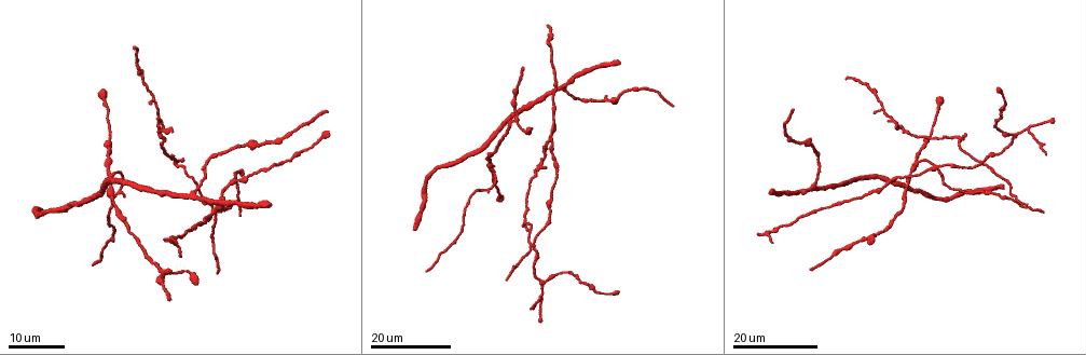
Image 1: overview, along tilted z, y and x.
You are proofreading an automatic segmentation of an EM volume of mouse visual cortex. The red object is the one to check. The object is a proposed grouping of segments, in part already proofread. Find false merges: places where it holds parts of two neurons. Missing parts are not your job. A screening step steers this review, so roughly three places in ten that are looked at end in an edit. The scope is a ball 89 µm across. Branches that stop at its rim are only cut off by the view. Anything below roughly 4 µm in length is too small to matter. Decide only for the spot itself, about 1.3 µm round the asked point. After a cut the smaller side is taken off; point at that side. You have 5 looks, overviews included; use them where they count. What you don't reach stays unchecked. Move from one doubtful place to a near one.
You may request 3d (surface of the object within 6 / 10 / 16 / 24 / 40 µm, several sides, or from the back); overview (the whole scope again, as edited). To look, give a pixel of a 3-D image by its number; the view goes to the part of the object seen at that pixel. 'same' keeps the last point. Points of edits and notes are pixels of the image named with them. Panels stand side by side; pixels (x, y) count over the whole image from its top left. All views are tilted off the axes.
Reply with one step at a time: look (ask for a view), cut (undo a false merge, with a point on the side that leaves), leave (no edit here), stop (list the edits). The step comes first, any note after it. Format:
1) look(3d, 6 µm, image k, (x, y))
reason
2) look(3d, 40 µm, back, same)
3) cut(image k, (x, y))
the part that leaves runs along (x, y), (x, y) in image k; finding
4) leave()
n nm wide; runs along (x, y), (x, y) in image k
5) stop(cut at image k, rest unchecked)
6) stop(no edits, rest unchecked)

look(3d, 24 µm, image 1, (1028, 127))
three arms meet

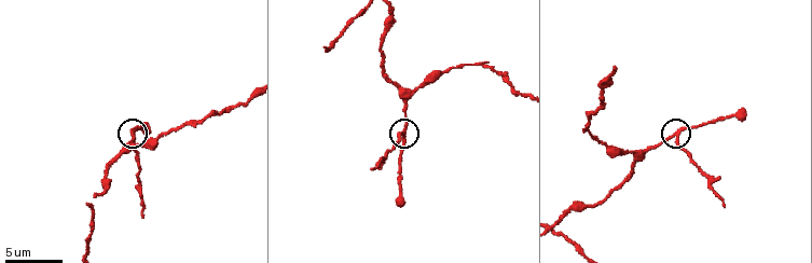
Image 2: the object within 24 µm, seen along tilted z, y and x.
look(3d, 6 µm, image 2, (675, 138))

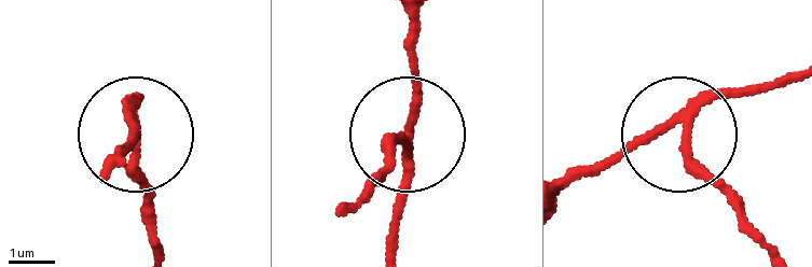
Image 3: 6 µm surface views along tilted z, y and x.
cut(image 3, (149, 191))
side arm 7 µm; the part that leaves runs along (686, 131), (689, 162), (766, 251) in image 3; a second neuron is stuck on

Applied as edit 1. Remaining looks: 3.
look(overview)

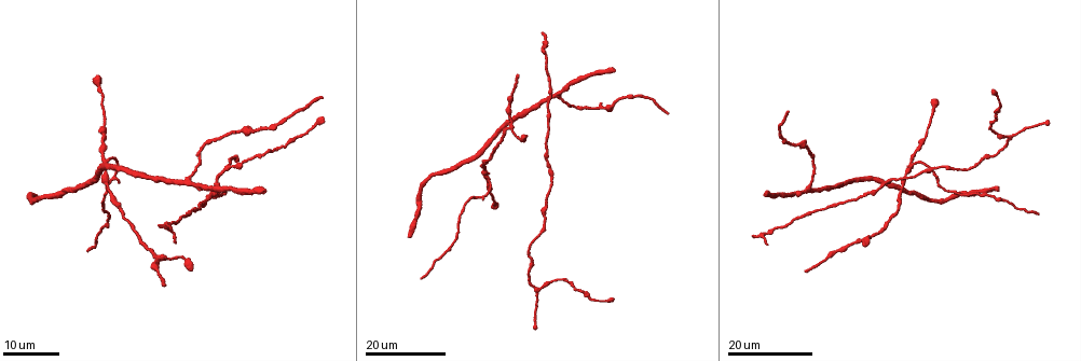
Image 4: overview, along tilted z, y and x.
look(3d, 16 µm, image 4, (858, 240))
a fork

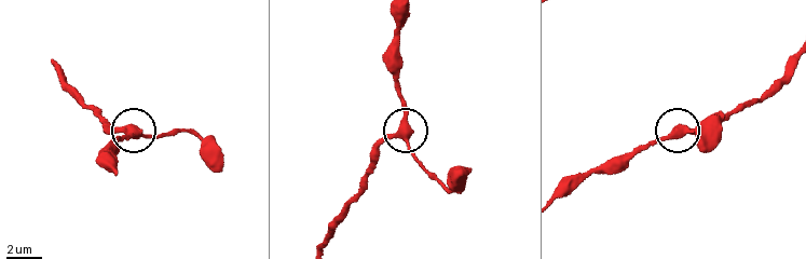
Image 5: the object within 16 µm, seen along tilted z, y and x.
look(3d, 10 µm, image 5, (408, 136))

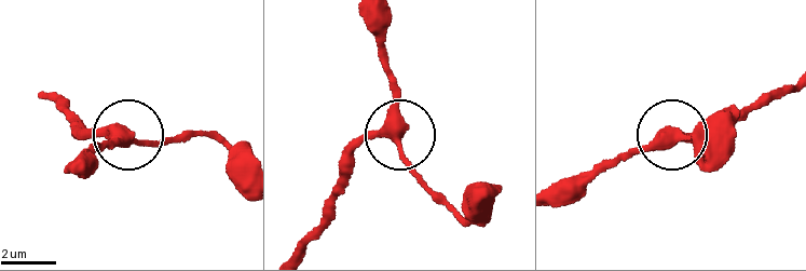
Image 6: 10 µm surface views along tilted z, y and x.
leave()
runs along (301, 247), (360, 145), (397, 139), (406, 164), (429, 188) in image 6; all the same neuron

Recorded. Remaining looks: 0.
stop(cut at image 3, rest unchecked)

